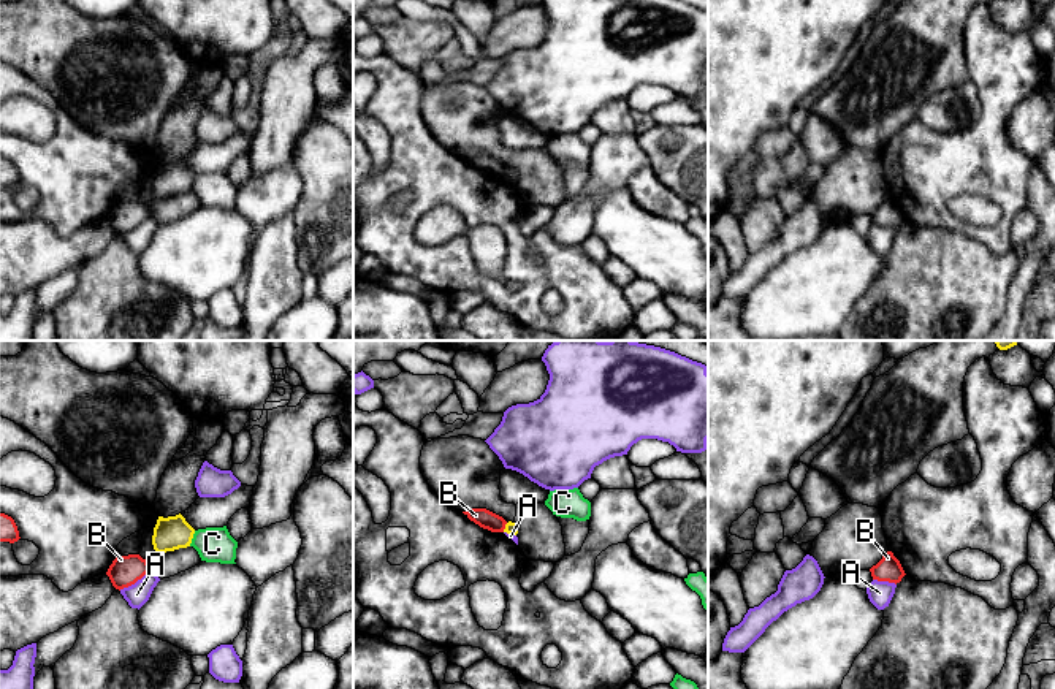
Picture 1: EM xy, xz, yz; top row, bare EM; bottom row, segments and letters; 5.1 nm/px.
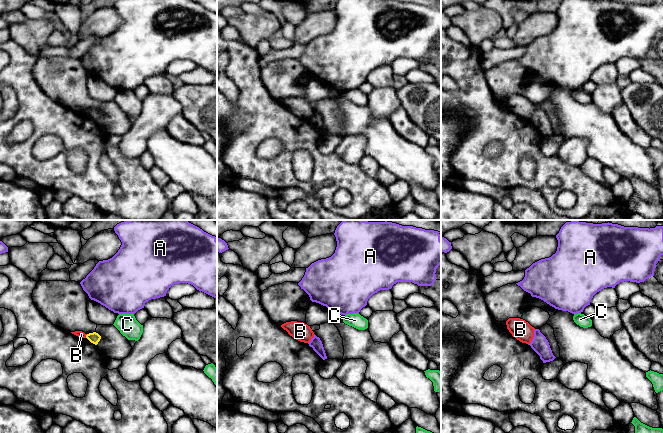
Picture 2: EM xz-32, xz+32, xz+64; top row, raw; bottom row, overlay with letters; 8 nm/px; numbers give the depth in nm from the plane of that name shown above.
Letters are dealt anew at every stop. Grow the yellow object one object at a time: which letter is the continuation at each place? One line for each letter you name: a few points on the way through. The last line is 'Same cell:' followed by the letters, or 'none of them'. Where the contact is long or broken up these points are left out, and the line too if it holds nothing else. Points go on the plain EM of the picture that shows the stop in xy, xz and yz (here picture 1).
Same cell: none of them

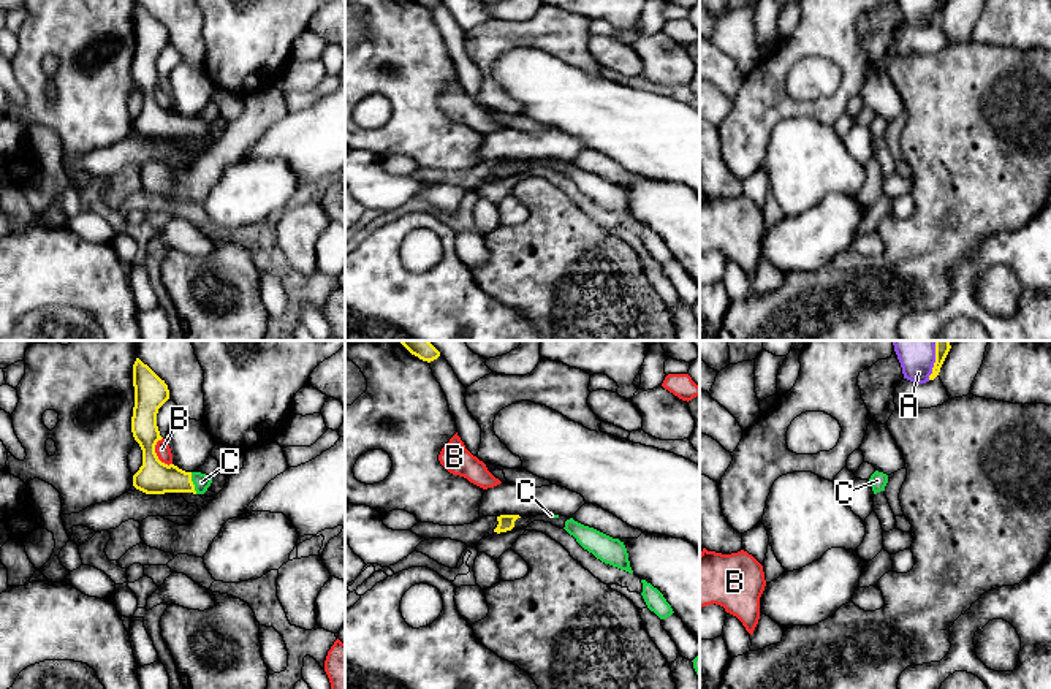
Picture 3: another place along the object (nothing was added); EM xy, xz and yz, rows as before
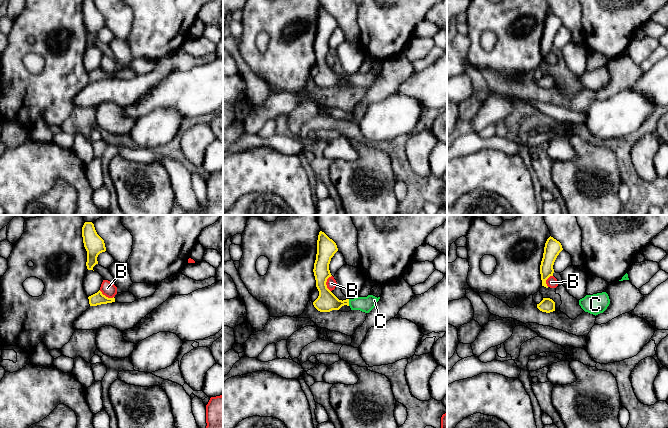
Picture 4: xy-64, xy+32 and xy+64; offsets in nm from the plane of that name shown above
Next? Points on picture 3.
C: across xy (154, 122), (192, 129), (201, 127)
Same cell: C

